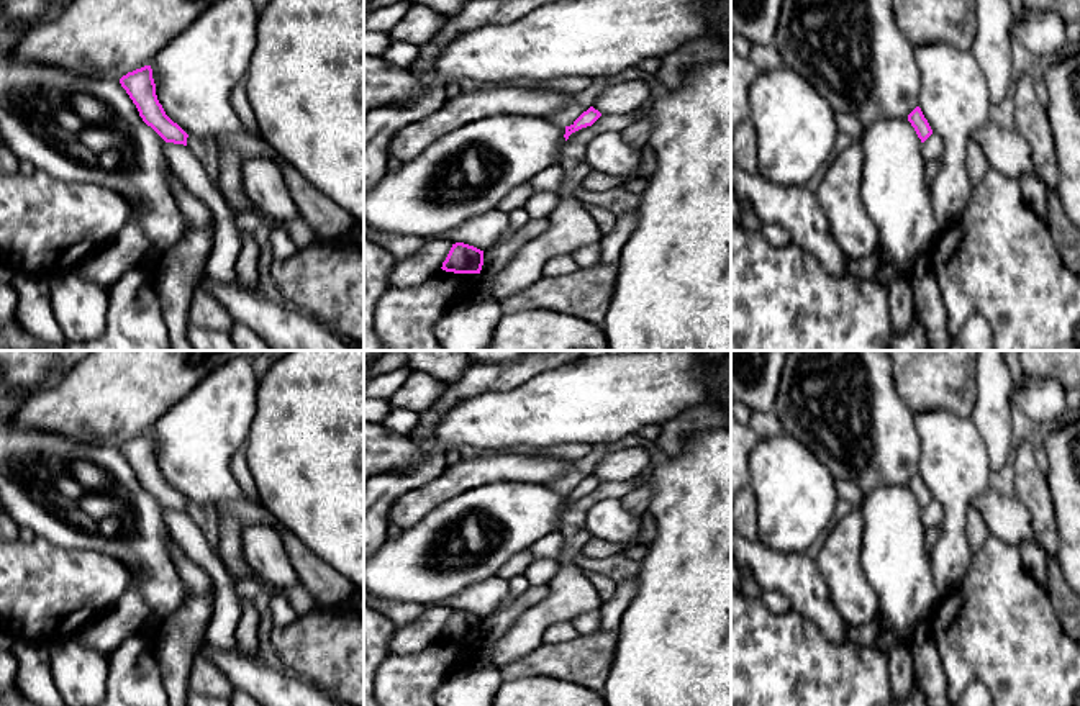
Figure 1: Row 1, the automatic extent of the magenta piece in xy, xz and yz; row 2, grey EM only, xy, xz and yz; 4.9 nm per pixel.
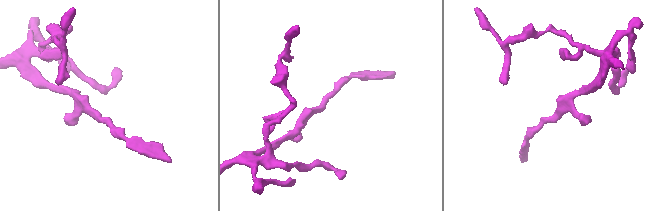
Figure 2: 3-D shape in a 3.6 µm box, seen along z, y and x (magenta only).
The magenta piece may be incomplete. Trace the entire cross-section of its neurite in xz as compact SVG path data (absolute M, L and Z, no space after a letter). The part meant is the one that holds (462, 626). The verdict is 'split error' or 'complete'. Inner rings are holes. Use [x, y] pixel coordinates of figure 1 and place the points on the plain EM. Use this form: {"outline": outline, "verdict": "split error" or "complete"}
{"outline": "M456 609L441 636L454 640L480 640L482 632L483 618L464 609Z", "verdict": "complete"}

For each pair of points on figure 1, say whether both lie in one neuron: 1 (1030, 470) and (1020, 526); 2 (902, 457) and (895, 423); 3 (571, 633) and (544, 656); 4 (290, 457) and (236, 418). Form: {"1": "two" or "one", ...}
{"1": "two", "2": "one", "3": "two", "4": "two"}

